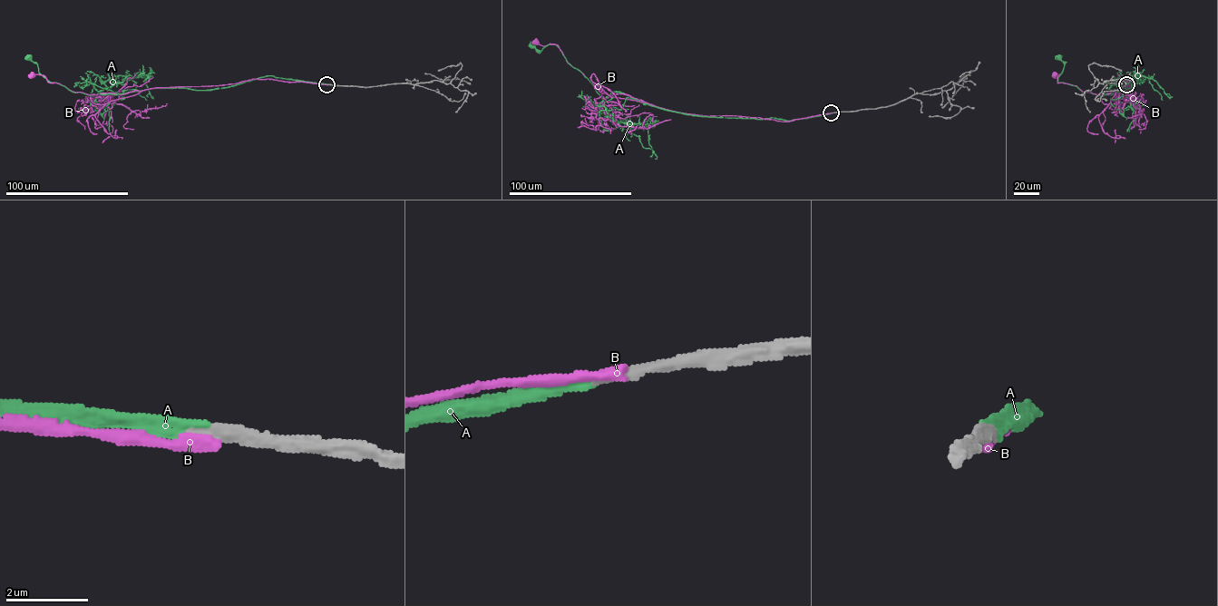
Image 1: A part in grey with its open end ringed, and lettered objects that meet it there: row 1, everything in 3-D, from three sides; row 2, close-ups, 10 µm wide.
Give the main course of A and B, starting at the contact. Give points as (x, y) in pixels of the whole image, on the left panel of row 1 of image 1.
A: (326, 83), (266, 76), (209, 90), (154, 88), (90, 95), (48, 81), (39, 72), (37, 64), (28, 58)
B: (327, 84), (251, 79), (217, 85), (95, 94), (74, 92), (49, 83), (43, 75), (31, 74)

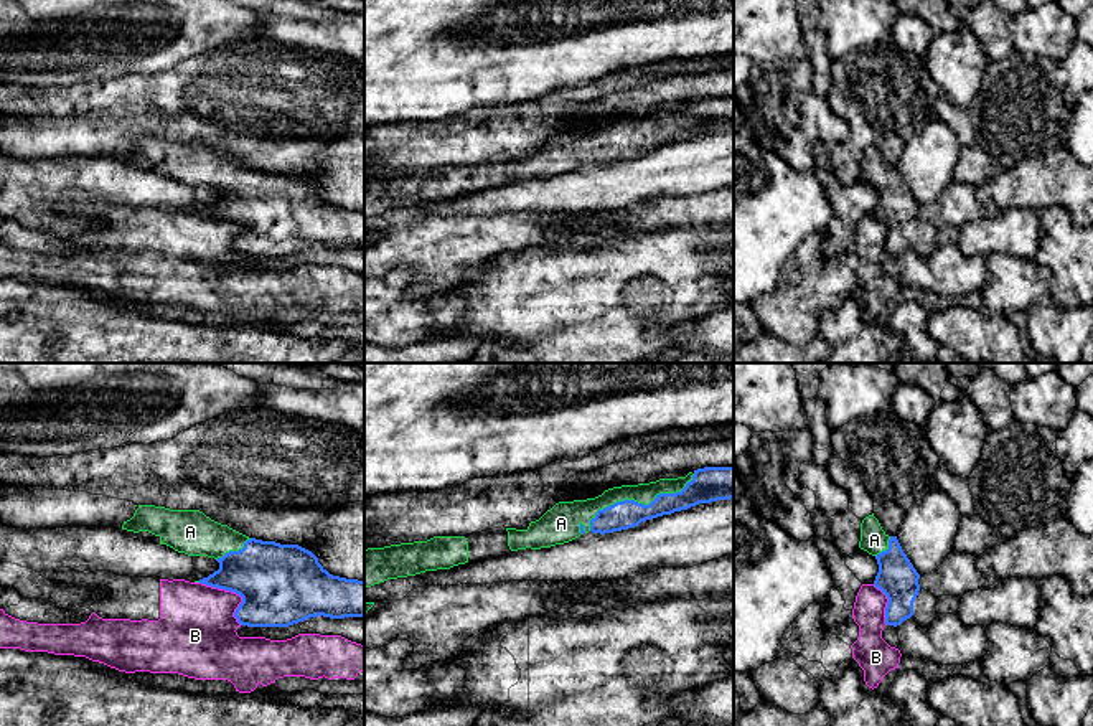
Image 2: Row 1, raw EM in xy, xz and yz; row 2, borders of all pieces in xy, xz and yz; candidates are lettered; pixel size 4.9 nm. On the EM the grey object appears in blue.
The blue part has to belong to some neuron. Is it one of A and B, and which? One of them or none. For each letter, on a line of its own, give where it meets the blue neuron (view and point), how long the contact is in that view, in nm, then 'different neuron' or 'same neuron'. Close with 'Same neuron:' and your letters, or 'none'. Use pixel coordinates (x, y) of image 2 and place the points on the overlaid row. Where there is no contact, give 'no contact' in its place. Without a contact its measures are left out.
A: contact xz (637, 502); length 600 nm; same neuron
B: contact xy (234, 591); length 300 nm; different neuron
Same neuron: A

